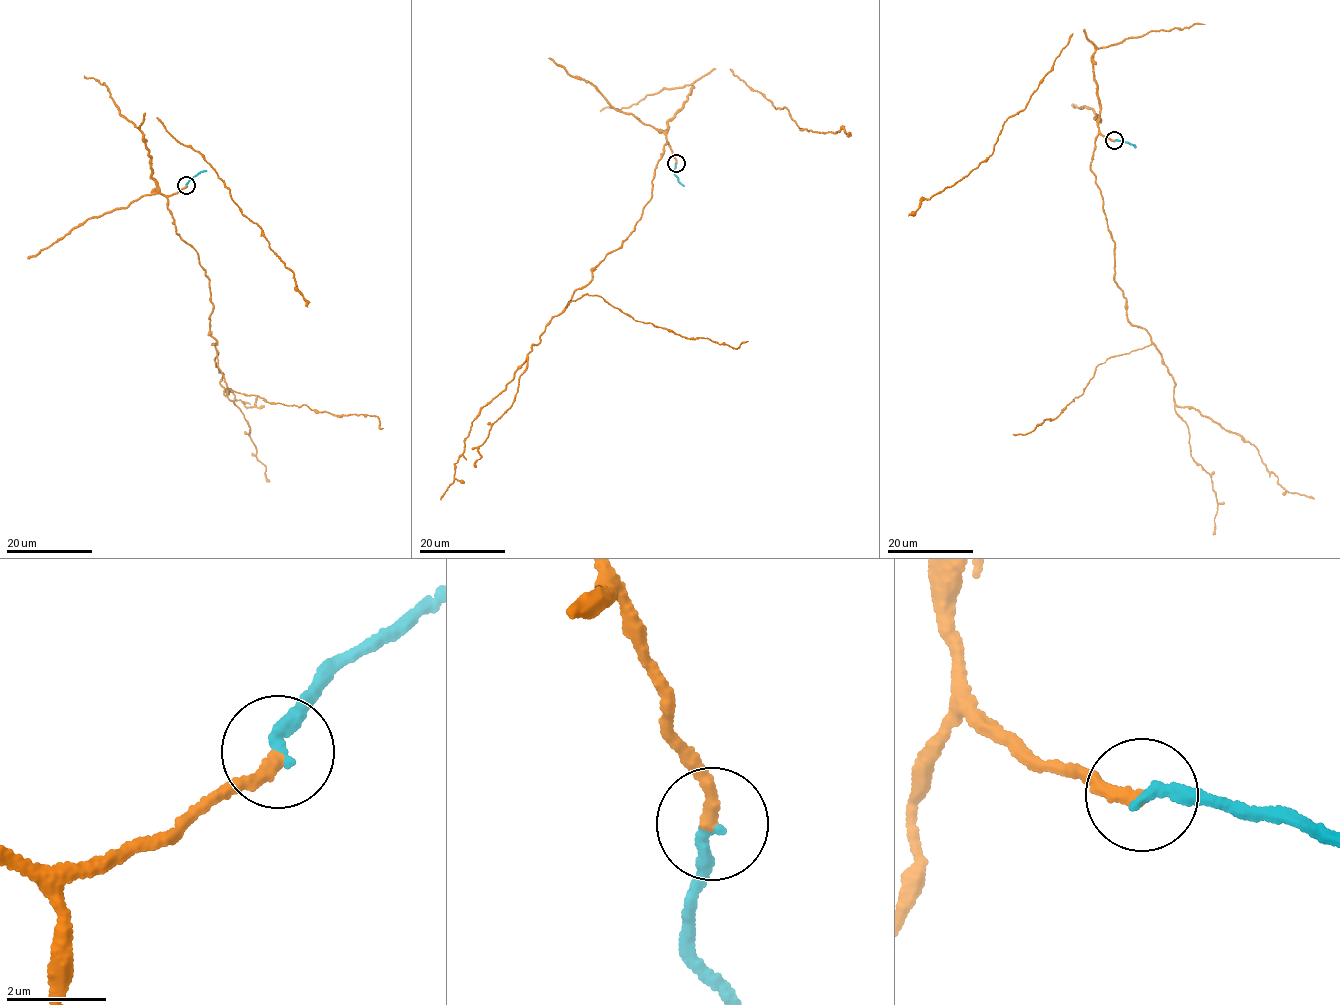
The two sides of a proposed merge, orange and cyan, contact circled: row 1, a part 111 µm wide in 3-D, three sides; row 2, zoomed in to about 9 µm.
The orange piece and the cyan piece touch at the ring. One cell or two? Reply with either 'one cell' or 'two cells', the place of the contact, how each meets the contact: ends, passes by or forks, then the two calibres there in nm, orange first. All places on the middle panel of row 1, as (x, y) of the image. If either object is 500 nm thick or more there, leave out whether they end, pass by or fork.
one cell | (676, 163) | orange ends | cyan ends | 280/240 nm

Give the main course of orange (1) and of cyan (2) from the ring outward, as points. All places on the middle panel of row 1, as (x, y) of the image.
1: (676, 162), (668, 142), (634, 229), (591, 270), (590, 281), (548, 322), (506, 389), (475, 417), (440, 500)
2: (676, 162), (674, 175), (684, 186)

